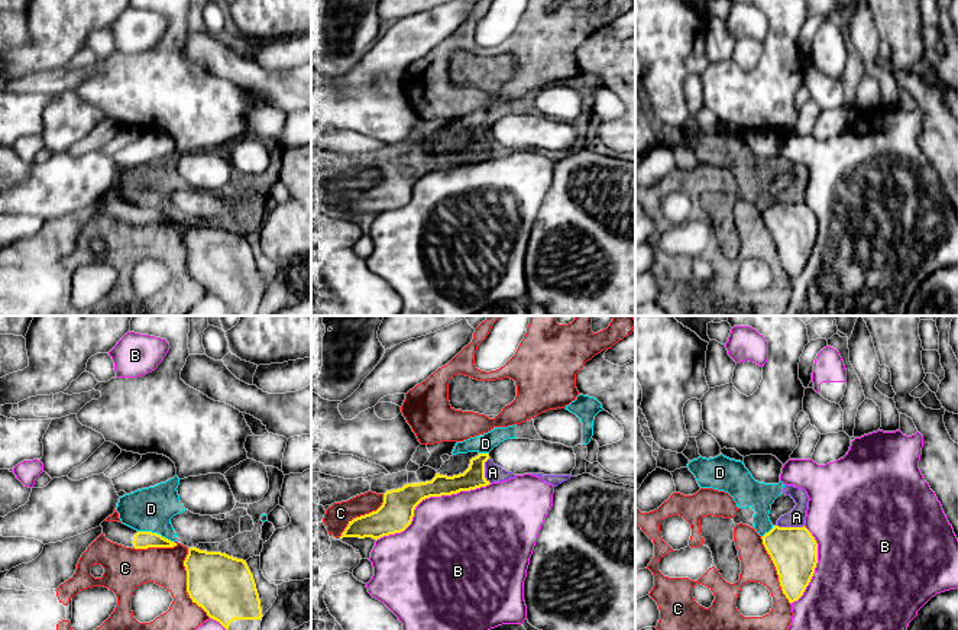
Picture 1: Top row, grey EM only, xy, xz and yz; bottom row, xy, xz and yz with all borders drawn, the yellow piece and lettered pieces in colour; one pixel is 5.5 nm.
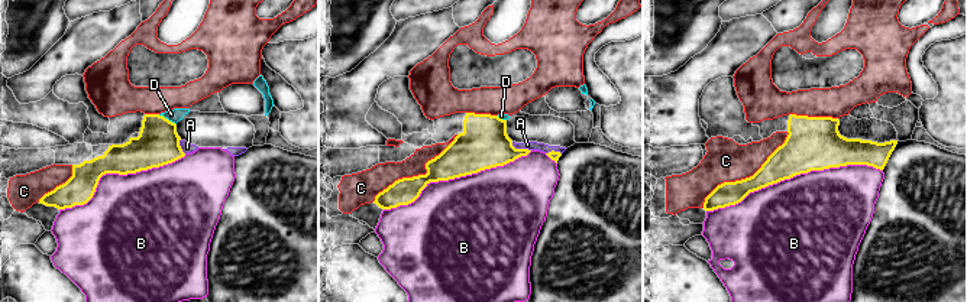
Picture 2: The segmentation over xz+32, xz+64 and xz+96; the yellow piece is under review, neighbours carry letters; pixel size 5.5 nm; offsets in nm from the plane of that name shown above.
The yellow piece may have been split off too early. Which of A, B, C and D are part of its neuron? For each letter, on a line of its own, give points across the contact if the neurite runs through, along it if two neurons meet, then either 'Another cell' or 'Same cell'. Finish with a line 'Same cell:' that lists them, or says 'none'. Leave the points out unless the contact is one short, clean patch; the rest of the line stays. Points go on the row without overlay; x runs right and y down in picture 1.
A: Boundary: xz (489, 133), (485, 138), (485, 152), (491, 158). Another cell
B: Another cell
C: Another cell
D: Boundary: xy (138, 206), (157, 207), (174, 219). Another cell
Same cell: none

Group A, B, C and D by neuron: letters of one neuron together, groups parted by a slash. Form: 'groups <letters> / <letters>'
groups A D / B / C

